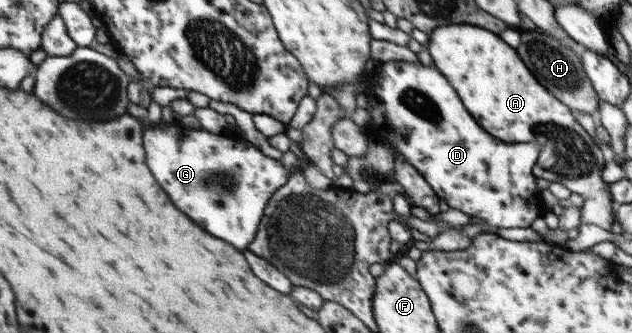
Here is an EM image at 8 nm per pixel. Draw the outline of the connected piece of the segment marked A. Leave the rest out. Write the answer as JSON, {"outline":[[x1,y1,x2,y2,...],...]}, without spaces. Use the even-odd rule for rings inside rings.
{"outline":[[459,24,436,27,433,32,429,32,429,41,425,48,429,50,435,67,443,74,447,73,447,81,451,81,451,85,459,89,459,97,463,97,465,109,487,133,507,143,537,143,539,157,534,167,535,177,550,182,564,182,567,189,572,193,579,193,585,201,581,207,581,224,591,223,611,232,615,203,612,201,609,185,601,179,601,173,606,168,601,149,589,133,583,131,581,125,571,117,571,109,531,75,531,71,525,67,513,47,509,47,491,31,475,25]]}

